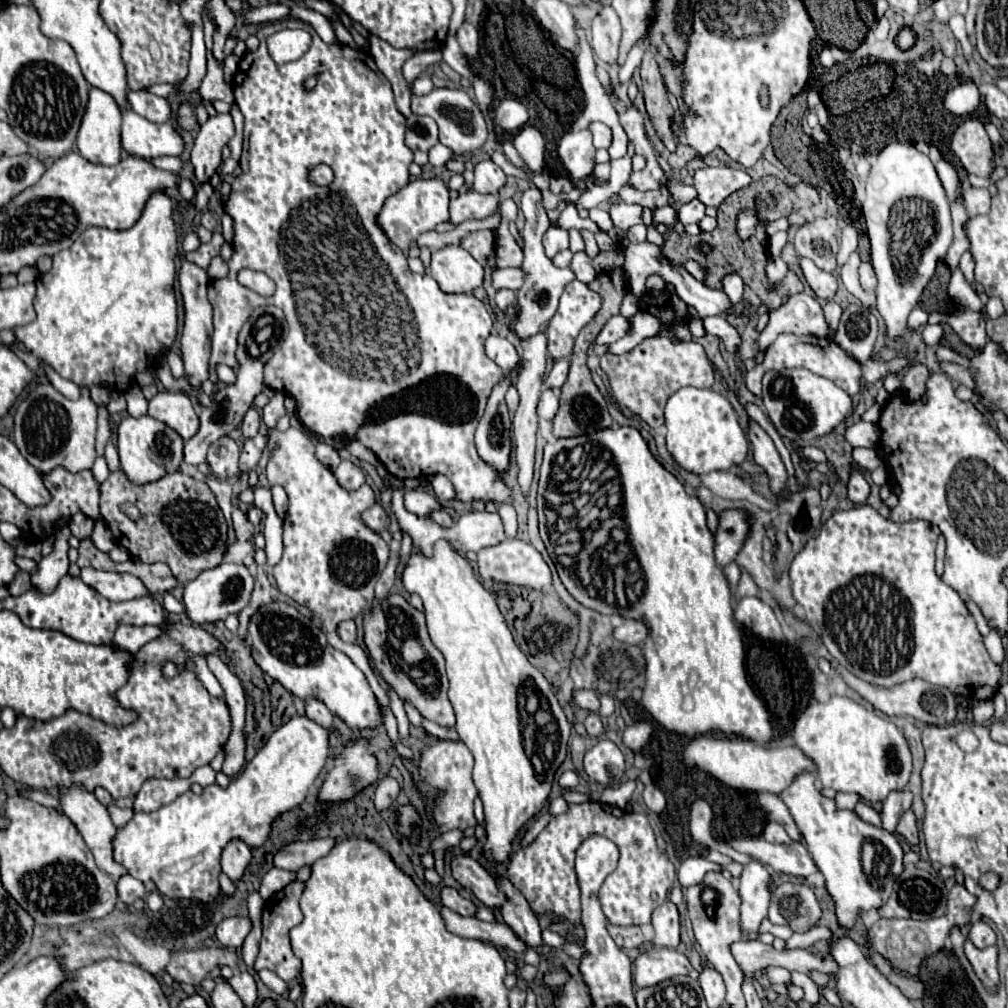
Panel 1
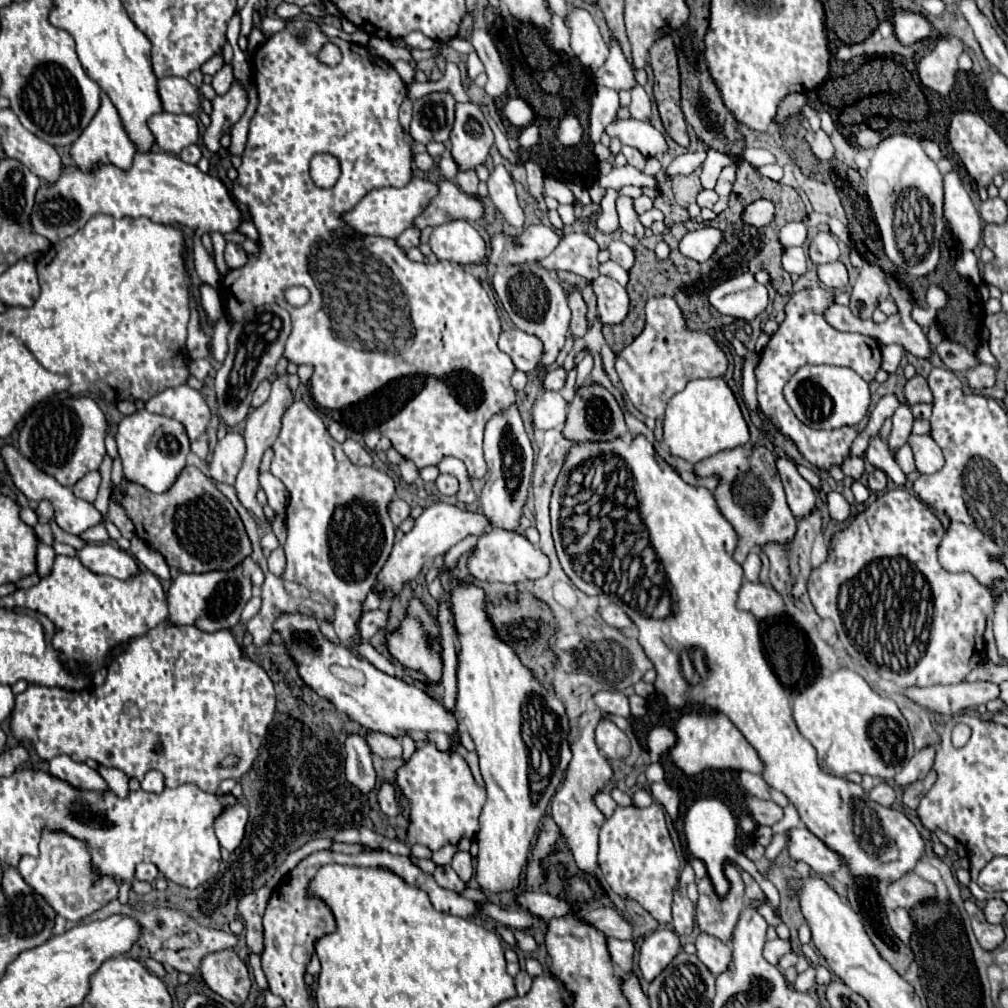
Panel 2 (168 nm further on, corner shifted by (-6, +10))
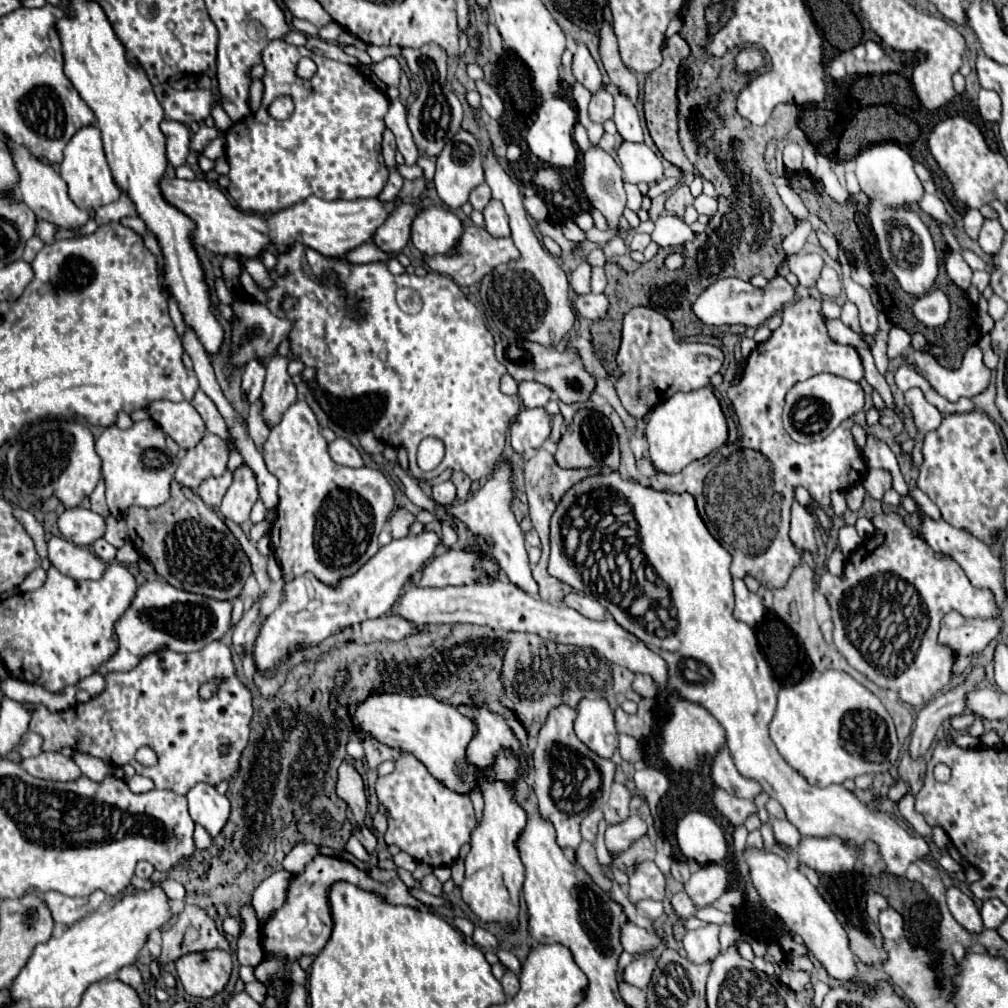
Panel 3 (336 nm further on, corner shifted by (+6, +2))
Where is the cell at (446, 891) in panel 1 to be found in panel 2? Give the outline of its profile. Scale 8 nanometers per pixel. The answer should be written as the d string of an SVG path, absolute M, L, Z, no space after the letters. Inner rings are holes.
M450 865L436 867L434 879L436 879L436 883L438 883L440 887L450 889L450 891L456 891L456 893L462 893L462 891L466 889L466 883L456 875L456 871L454 871Z

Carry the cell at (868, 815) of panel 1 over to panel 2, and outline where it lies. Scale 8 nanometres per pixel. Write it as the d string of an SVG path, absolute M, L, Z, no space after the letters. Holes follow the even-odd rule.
M878 783L872 791L870 791L870 799L884 805L884 807L890 807L896 799L896 789L888 783Z

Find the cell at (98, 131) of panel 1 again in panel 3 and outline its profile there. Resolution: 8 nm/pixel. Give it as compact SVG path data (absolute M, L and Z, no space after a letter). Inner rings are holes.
M88 125L80 129L66 145L64 149L64 161L60 163L60 177L68 185L68 195L74 201L76 207L80 209L90 209L90 207L102 207L106 203L112 203L120 197L120 189L116 189L116 183L112 179L110 167L104 157L102 149L102 137L96 125Z

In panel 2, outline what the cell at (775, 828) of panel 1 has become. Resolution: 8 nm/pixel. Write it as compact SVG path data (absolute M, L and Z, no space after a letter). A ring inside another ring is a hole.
M748 797L746 805L748 805L748 809L750 809L750 813L752 813L752 817L756 819L758 825L772 827L774 823L778 823L784 817L784 811L772 801L760 801L760 799Z

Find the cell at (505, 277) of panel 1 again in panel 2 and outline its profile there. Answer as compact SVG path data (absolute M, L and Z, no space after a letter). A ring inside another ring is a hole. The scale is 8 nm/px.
M570 233L554 249L552 255L540 259L538 263L550 273L570 271L594 281L598 277L598 245L584 233Z

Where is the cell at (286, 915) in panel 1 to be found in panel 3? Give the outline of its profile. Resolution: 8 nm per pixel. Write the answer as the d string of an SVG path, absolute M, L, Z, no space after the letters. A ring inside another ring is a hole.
M326 855L316 857L316 863L312 861L312 865L308 865L308 869L300 877L292 879L292 885L288 889L288 901L262 927L262 947L266 949L268 959L264 959L256 967L256 979L268 985L268 979L272 977L274 989L268 991L268 993L276 995L280 999L280 1003L286 1003L286 991L288 991L288 981L284 977L286 963L292 961L292 959L298 959L302 955L314 957L316 953L320 953L324 949L324 945L328 943L328 939L332 935L334 921L332 921L332 913L330 913L328 893L330 893L330 887L338 881L346 881L346 883L352 883L352 885L364 889L364 891L382 895L384 901L392 903L392 905L410 905L410 907L422 905L418 899L414 899L408 893L408 887L398 877L390 883L380 883L380 881L374 881L372 877L368 877L364 871L356 869L348 861L326 857Z

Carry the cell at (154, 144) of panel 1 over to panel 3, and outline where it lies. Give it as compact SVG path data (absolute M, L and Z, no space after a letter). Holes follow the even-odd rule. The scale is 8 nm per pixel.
M162 121L162 131L166 135L166 155L174 167L186 165L190 153L190 131L178 121Z

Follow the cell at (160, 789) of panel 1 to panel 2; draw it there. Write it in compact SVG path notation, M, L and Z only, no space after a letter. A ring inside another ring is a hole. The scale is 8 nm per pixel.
M152 771L146 773L144 781L142 781L142 789L148 793L162 793L164 791L164 777L160 771Z

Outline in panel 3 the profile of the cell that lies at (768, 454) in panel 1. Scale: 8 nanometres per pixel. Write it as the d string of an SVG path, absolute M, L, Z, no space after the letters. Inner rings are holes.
M794 501L794 505L792 505L790 539L792 539L792 543L796 545L798 551L810 553L812 557L818 555L814 529L816 529L816 517L812 513L808 513L802 505L798 505L798 501Z

